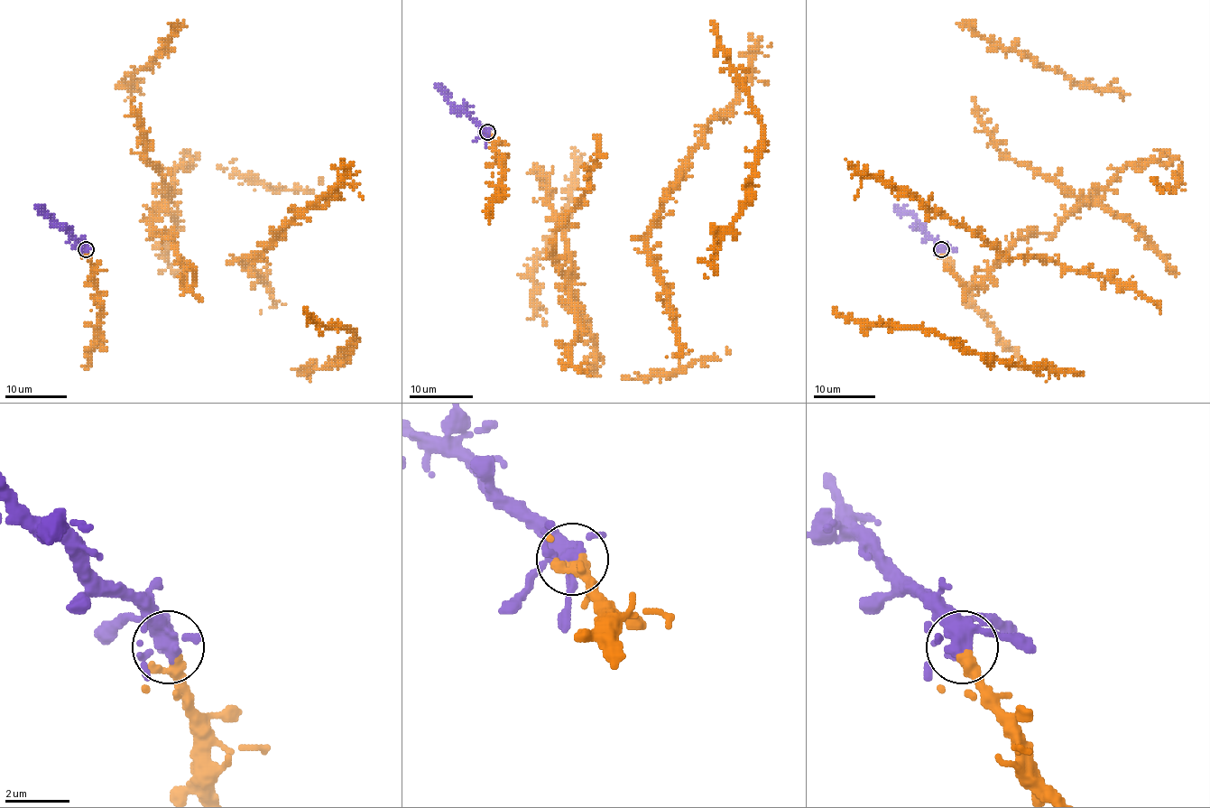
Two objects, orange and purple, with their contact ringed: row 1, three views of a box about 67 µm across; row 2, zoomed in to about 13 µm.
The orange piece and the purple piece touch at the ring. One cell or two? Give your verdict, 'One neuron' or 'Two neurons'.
One neuron

